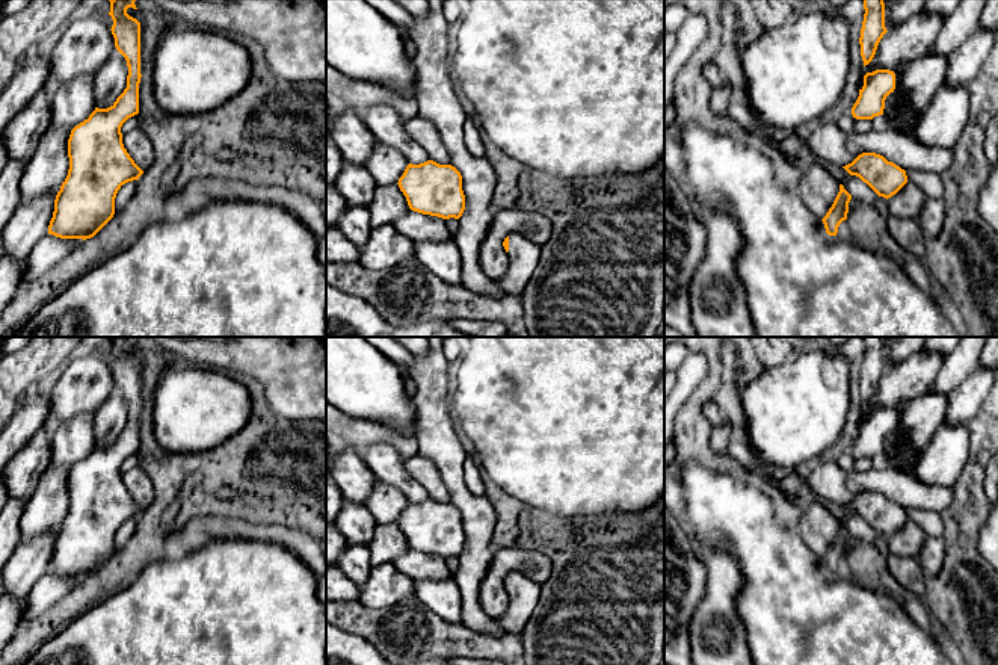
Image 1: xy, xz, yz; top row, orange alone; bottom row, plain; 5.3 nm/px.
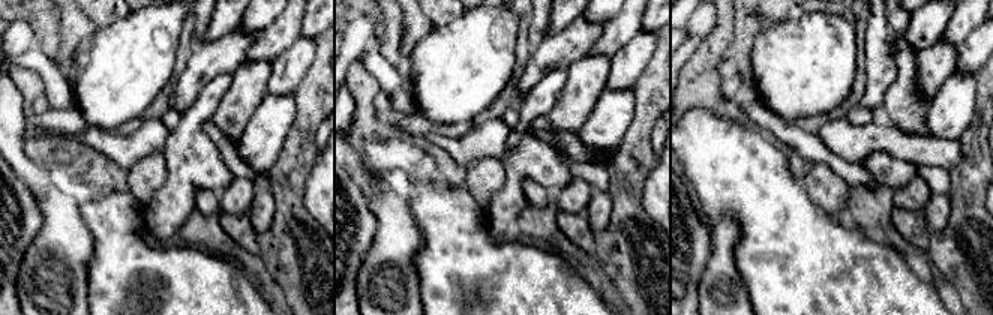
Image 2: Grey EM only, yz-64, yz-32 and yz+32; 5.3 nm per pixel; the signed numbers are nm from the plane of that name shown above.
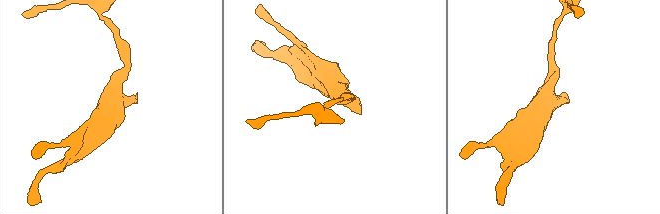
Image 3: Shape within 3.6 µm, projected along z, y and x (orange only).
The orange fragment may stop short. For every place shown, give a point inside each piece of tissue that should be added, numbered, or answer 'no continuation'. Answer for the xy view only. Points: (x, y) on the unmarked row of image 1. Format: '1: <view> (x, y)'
no continuation

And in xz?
1: xz (524, 594)

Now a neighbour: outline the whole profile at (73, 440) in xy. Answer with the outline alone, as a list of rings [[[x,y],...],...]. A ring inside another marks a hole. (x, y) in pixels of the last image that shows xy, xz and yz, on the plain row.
[[[94,413],[66,419],[51,432],[51,459],[48,467],[72,469],[95,449]]]

